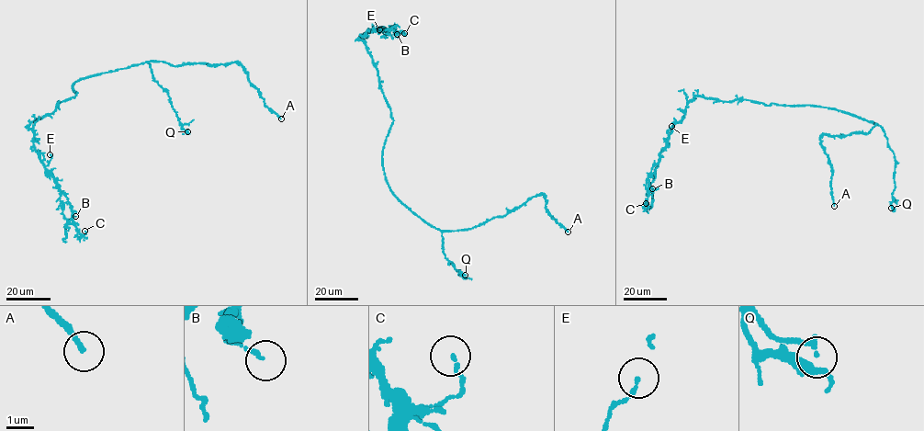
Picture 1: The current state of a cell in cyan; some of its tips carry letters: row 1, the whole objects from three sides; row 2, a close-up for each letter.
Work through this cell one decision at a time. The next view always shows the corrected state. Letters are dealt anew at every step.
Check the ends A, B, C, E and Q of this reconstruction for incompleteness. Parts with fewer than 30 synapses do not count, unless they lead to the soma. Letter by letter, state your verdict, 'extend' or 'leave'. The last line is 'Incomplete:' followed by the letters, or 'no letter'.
A: extend
B: leave
C: leave
E: leave
Q: extend
Incomplete: A, Q

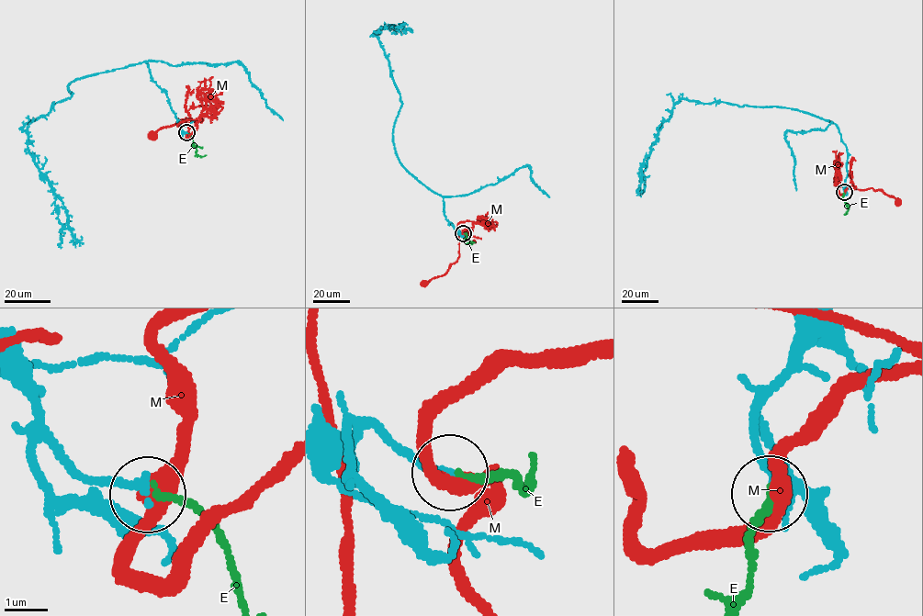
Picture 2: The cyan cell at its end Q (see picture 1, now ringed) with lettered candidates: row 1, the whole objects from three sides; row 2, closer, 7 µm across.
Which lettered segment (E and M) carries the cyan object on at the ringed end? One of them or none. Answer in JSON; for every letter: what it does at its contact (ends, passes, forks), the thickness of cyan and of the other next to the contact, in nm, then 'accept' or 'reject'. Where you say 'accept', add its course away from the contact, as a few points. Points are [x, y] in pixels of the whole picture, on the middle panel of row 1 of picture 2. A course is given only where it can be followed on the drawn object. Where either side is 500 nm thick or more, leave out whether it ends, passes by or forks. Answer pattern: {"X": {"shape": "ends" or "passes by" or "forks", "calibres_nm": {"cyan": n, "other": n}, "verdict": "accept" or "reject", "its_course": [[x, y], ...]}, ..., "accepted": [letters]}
{"E": {"shape": "ends", "calibres_nm": {"cyan": 180, "other": 130}, "verdict": "accept", "its_course": [[463, 233], [467, 234], [467, 243], [474, 242]]}, "M": {"shape": "passes by", "calibres_nm": {"cyan": 200, "other": 360}, "verdict": "reject"}, "accepted": ["E"]}

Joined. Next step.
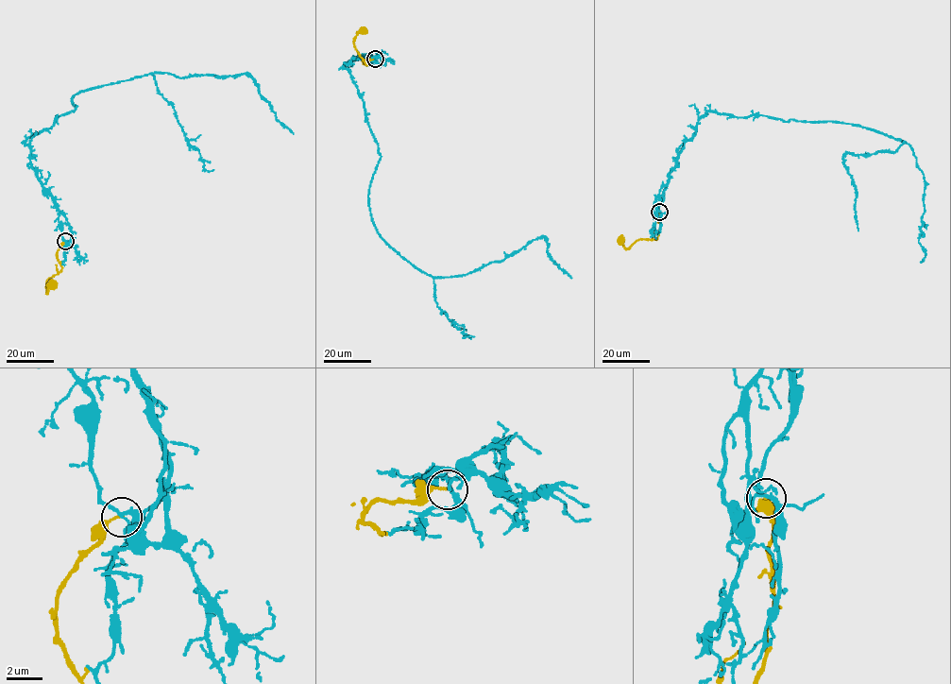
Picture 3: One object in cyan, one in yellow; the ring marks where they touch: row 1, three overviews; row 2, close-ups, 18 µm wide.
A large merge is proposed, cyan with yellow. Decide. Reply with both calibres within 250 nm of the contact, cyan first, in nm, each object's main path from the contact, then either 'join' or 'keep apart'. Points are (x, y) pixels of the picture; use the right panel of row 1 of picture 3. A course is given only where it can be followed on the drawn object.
calibres 200 and 140 nm; course cyan (659, 212), (676, 156), (705, 113), (844, 123), (904, 141), (894, 152), (842, 158), (856, 187), (858, 230); course yellow (659, 212), (660, 227), (655, 239), (637, 240), (628, 248), (620, 241); keep apart

